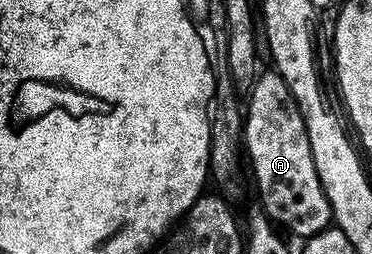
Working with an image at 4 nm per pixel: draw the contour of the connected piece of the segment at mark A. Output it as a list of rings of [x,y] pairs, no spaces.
[[[262,70],[254,81],[243,115],[243,151],[251,168],[251,179],[257,182],[257,195],[265,206],[264,214],[278,228],[286,227],[291,234],[300,237],[317,235],[330,226],[331,212],[315,169],[305,119],[301,116],[301,106],[295,101],[292,89],[280,71],[268,70]]]

